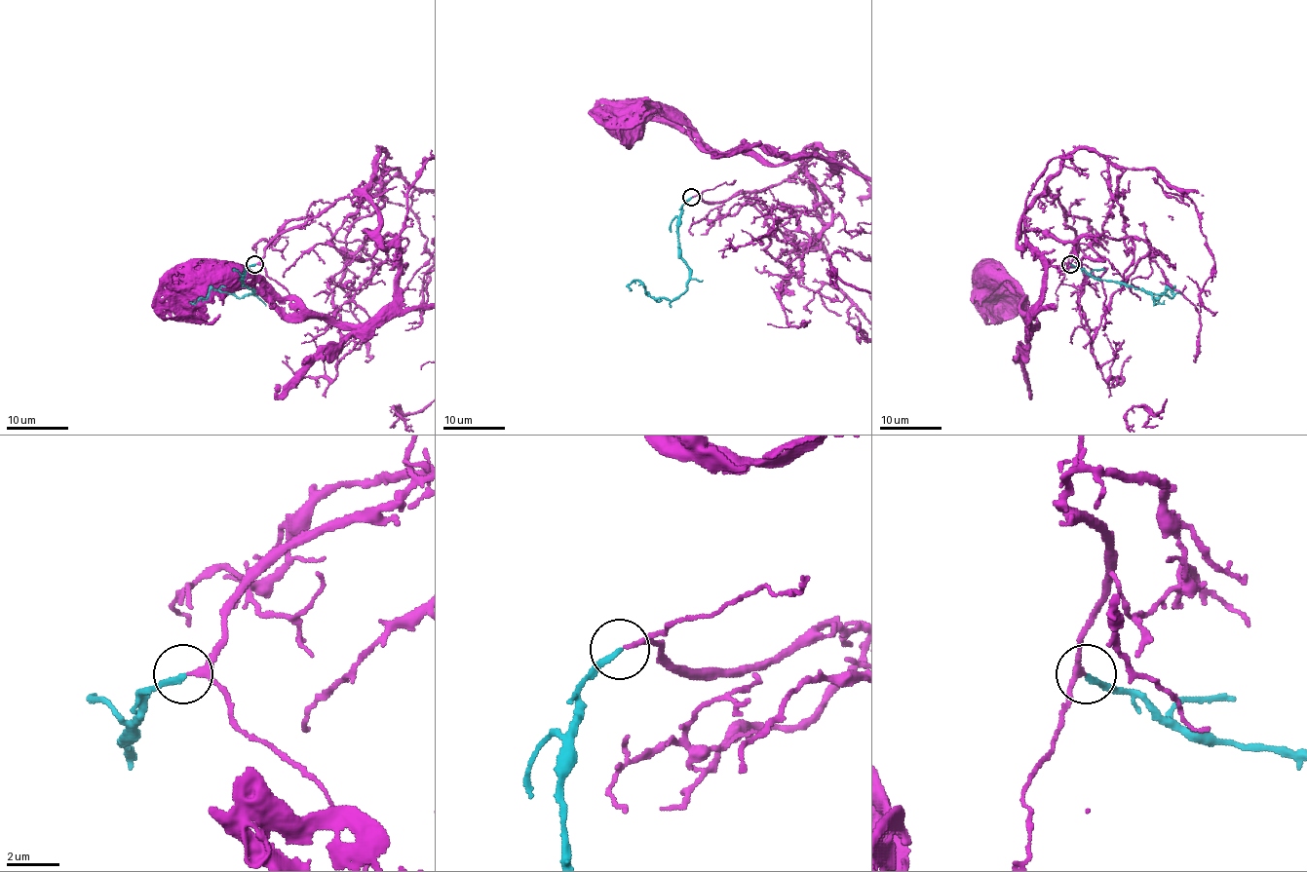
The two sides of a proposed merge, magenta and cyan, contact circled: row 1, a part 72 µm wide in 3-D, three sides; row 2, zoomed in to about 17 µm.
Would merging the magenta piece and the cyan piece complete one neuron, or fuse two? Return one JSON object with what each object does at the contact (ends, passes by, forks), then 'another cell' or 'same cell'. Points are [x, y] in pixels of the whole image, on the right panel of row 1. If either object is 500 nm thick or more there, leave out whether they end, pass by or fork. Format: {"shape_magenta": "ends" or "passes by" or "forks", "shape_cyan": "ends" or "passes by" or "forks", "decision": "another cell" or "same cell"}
{"shape_magenta": "passes by", "shape_cyan": "ends", "decision": "same cell"}

